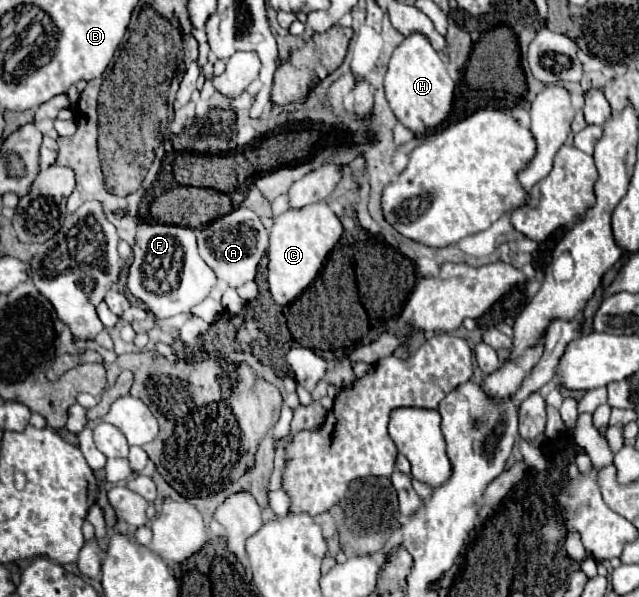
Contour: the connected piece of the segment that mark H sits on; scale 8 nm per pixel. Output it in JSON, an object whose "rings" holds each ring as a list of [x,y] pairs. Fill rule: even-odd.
{"rings":[[[420,33],[404,37],[404,41],[396,47],[384,77],[384,89],[394,115],[414,135],[422,135],[424,131],[440,125],[452,109],[454,81],[450,79],[440,55]]]}

